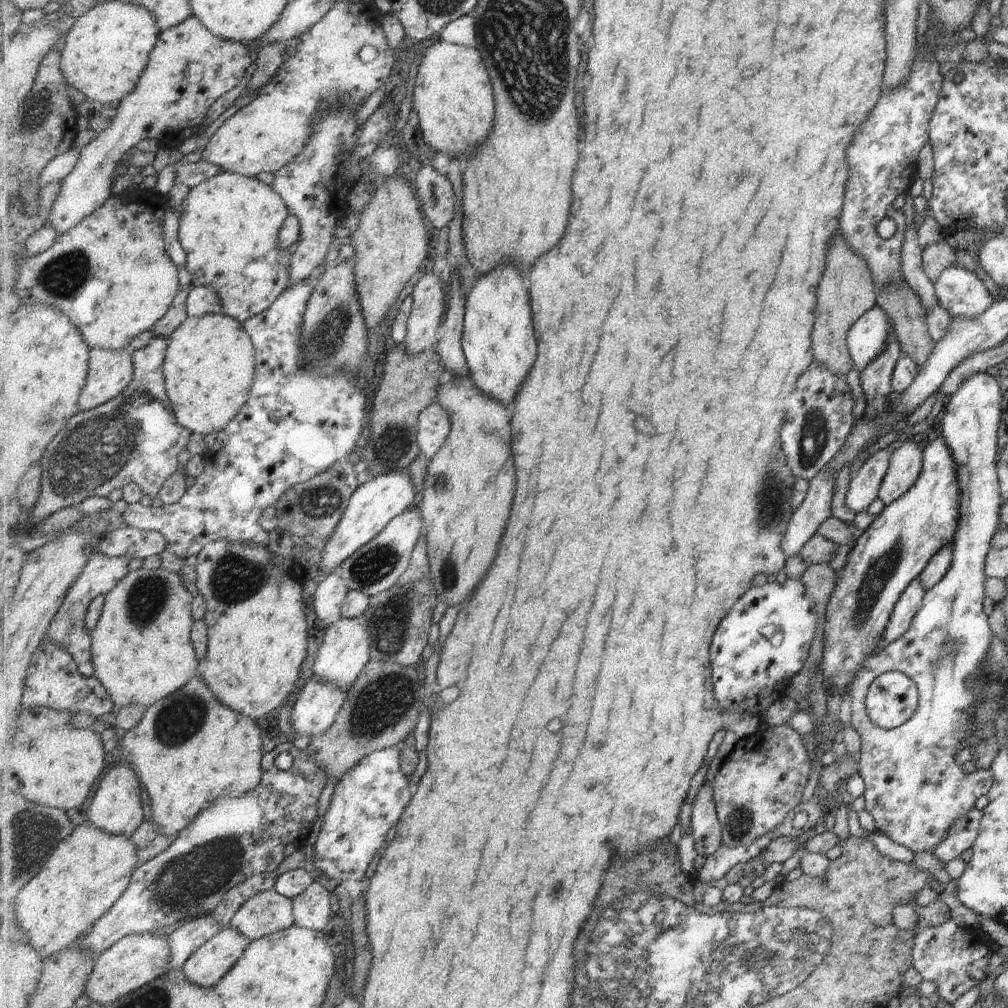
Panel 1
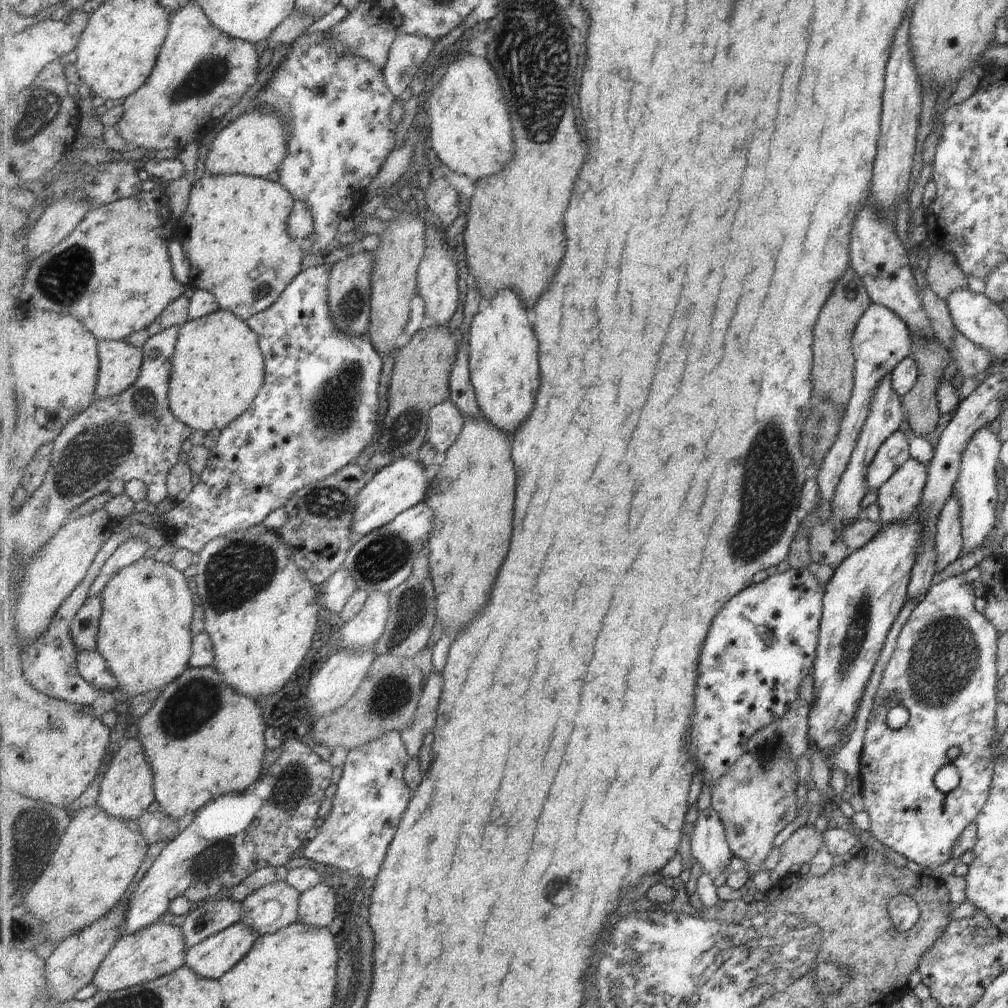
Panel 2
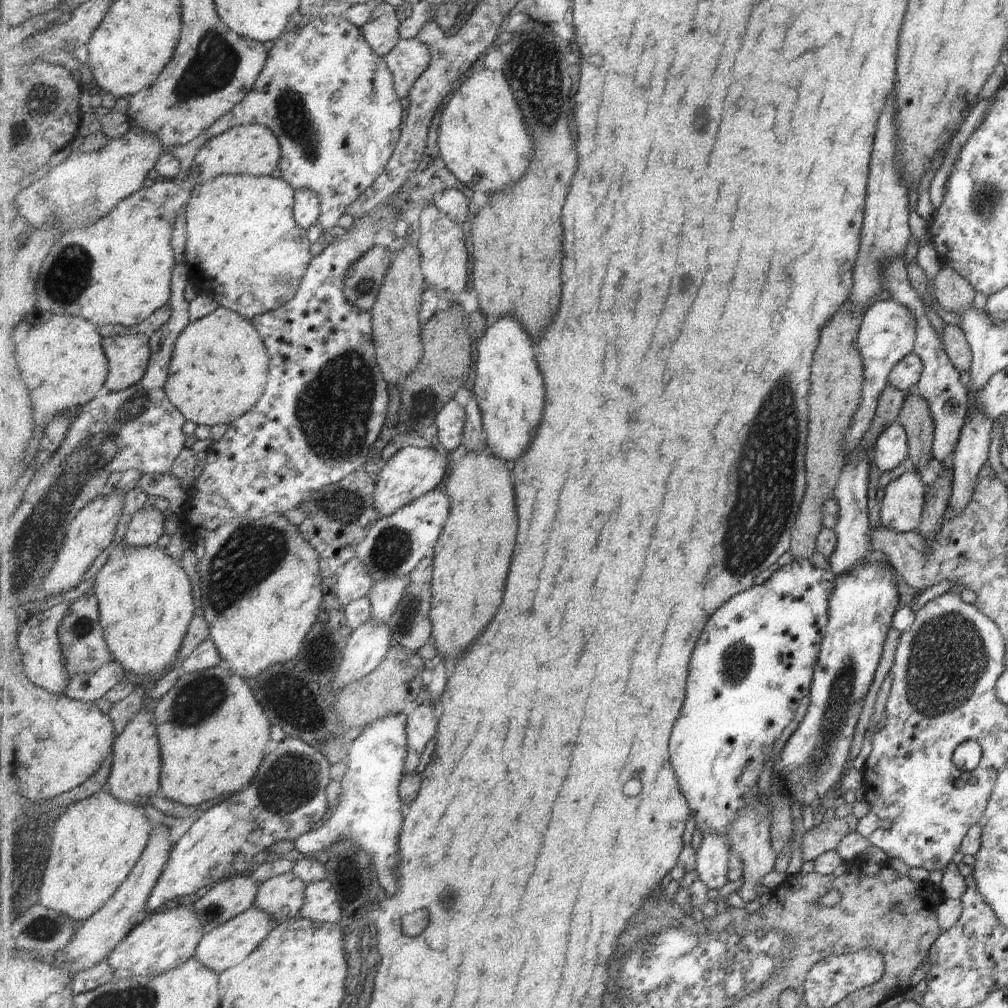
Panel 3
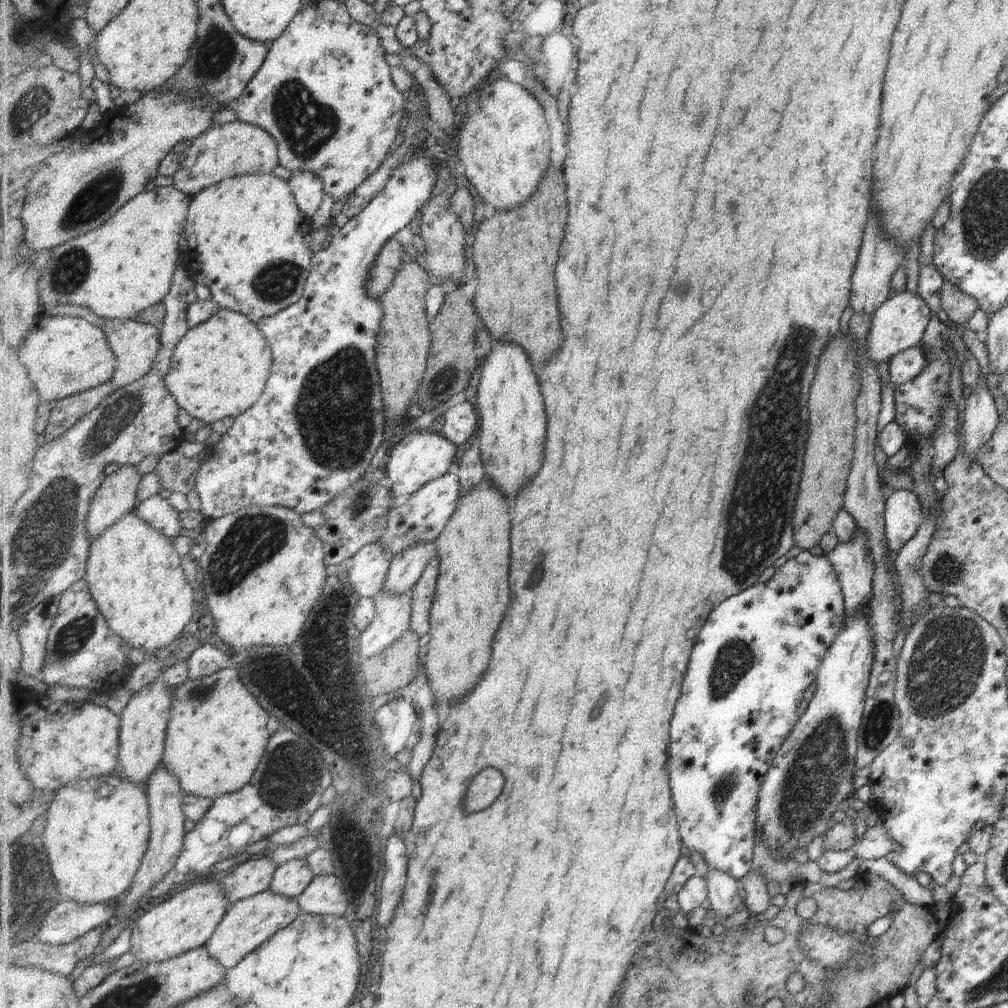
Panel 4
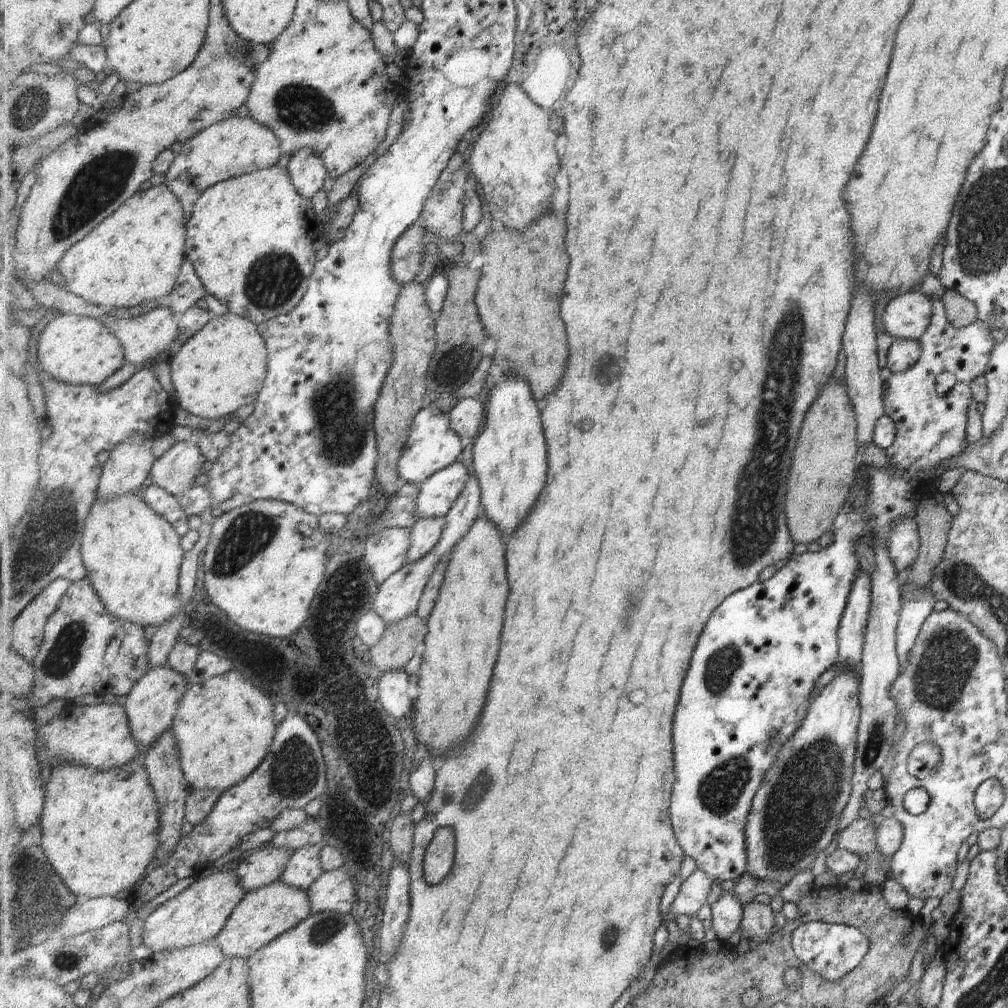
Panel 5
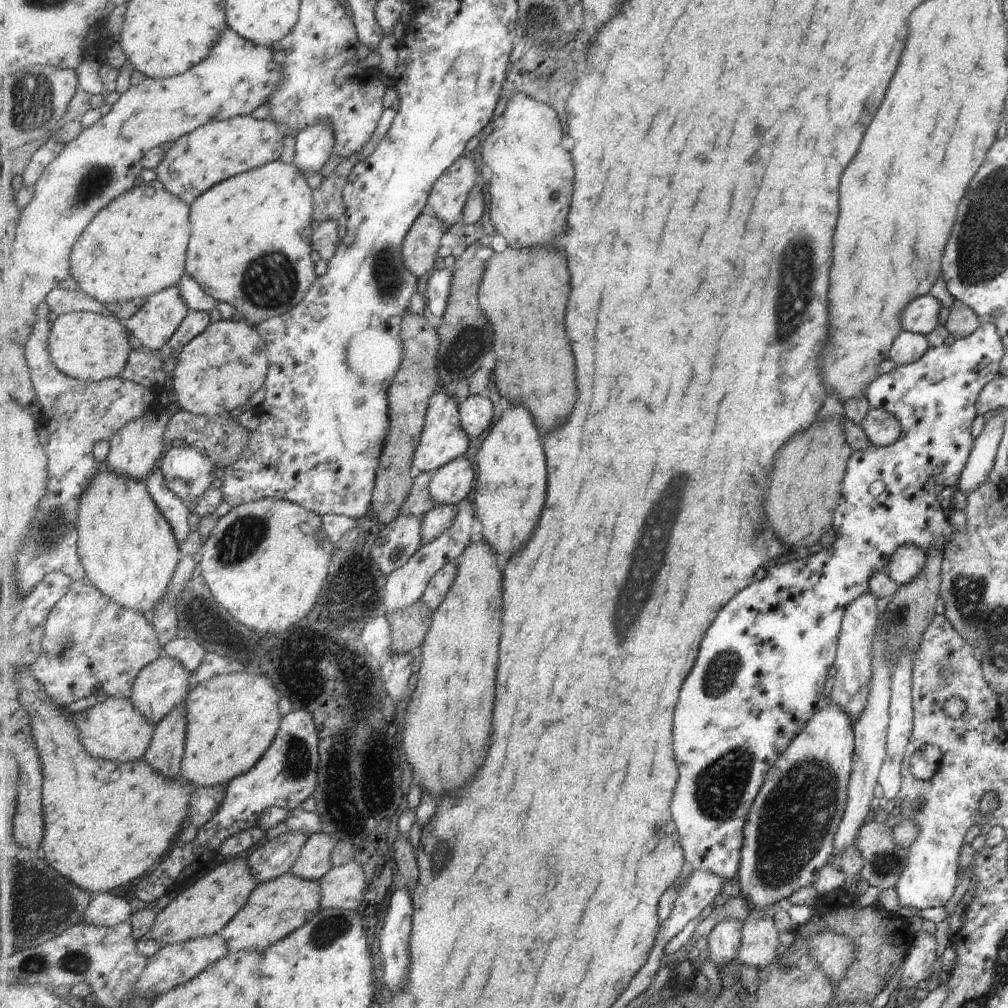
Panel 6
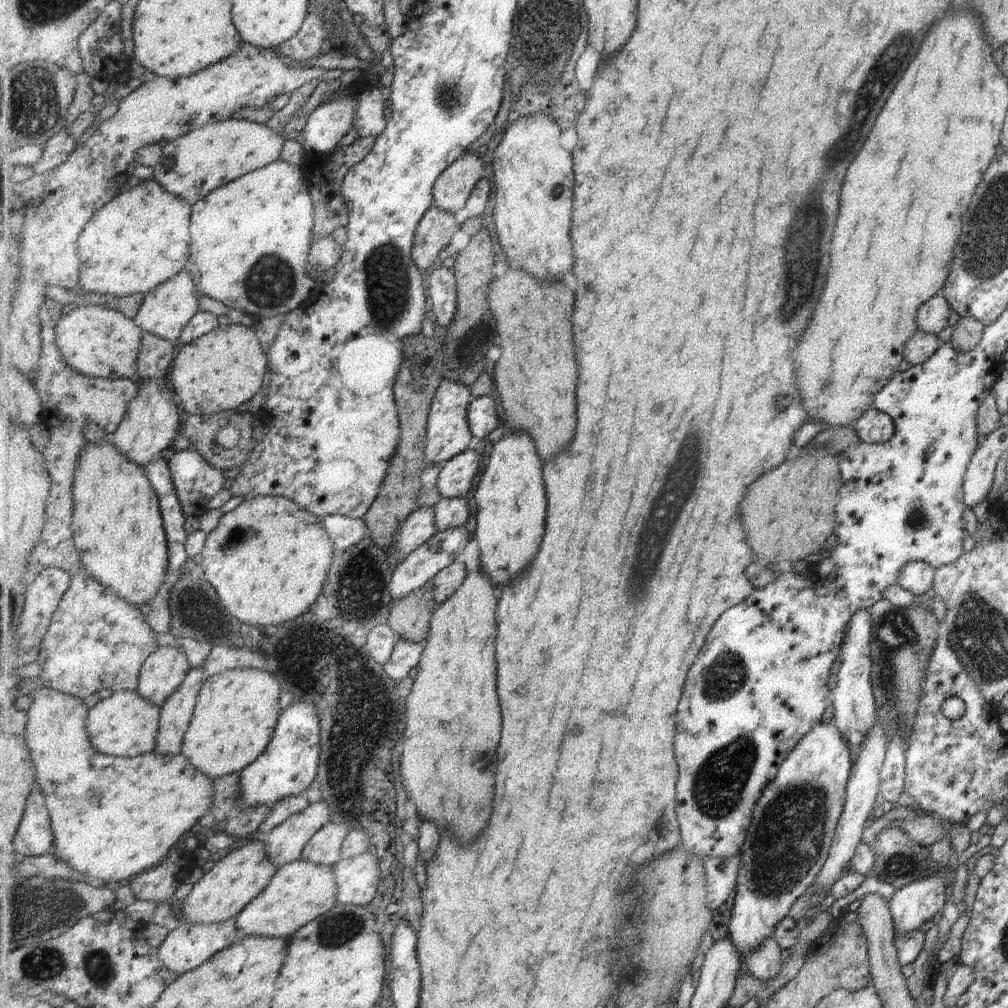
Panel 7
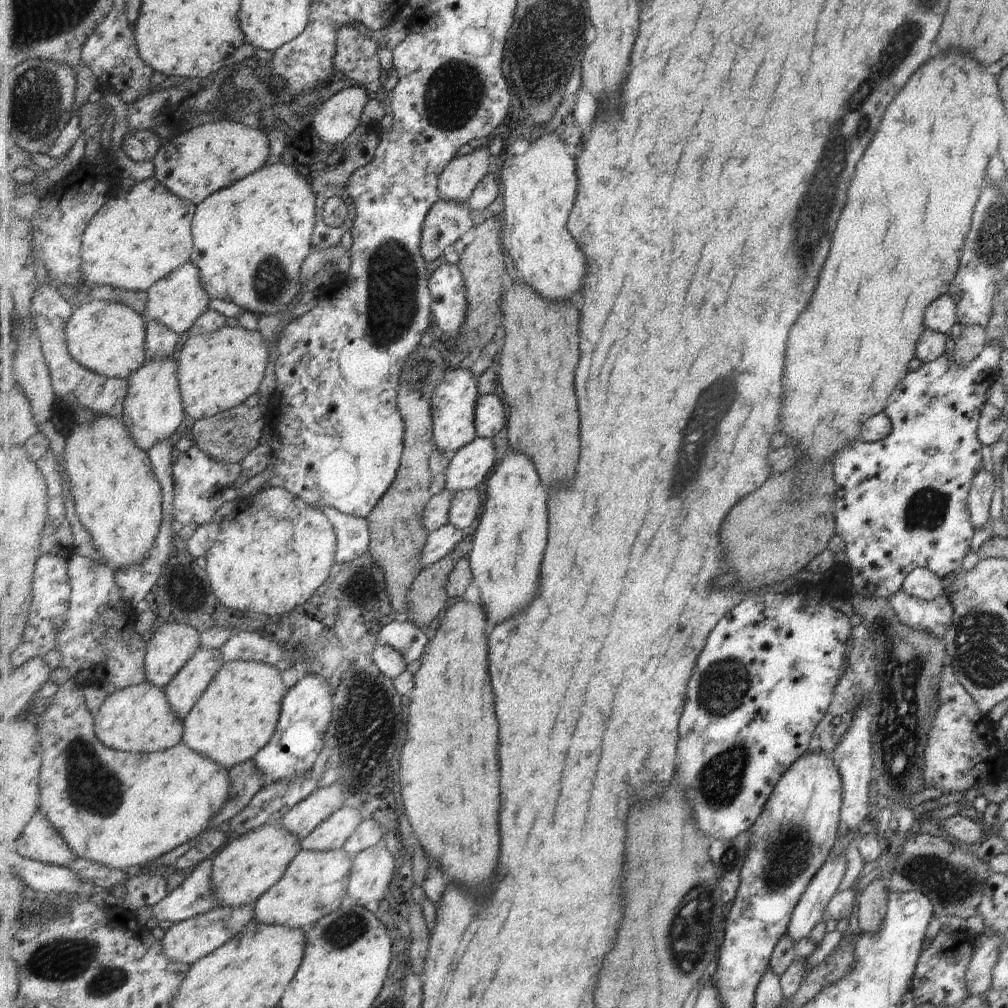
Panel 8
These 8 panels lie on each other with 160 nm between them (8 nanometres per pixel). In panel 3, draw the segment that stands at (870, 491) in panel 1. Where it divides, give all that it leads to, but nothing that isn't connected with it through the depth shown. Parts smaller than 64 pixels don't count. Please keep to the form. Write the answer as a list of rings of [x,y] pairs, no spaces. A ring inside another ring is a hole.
[[[892,422],[877,436],[872,457],[879,472],[889,472],[899,463],[907,460],[906,434],[903,428]]]

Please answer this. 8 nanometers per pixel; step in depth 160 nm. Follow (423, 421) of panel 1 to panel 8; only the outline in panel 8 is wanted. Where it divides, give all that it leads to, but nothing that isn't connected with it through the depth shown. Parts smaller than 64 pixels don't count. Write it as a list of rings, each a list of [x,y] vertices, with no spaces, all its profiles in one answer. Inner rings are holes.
[[[479,395],[476,408],[476,431],[478,436],[495,438],[507,426],[505,404],[496,395]]]

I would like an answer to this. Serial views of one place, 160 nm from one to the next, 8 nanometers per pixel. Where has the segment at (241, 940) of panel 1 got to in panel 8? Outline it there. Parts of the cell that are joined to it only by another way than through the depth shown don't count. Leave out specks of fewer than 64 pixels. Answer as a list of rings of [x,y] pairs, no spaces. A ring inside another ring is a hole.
[[[344,848],[329,849],[328,851],[310,851],[307,849],[299,851],[299,854],[295,856],[290,867],[286,870],[286,875],[270,891],[256,900],[254,904],[255,918],[268,925],[295,927],[304,931],[312,928],[324,916],[330,915],[341,908],[343,898],[348,895],[353,857]]]

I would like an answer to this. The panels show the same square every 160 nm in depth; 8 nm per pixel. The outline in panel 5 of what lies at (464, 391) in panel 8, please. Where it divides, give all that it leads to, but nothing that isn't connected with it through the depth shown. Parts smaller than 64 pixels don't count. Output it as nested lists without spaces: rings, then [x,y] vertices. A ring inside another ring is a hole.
[[[429,405],[423,407],[416,416],[414,426],[410,432],[410,439],[407,441],[407,448],[403,451],[403,456],[399,459],[398,469],[400,478],[404,483],[421,484],[437,471],[450,467],[461,458],[461,452],[465,446],[465,441],[454,431],[451,426],[451,419],[447,413],[435,412]]]

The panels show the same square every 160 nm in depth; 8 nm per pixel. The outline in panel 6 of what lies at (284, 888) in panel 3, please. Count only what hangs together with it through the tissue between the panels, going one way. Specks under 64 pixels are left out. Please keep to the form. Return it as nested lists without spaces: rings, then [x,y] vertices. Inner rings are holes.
[[[323,832],[310,835],[291,872],[307,880],[321,880],[334,867],[332,863],[332,852],[335,847],[335,842]]]

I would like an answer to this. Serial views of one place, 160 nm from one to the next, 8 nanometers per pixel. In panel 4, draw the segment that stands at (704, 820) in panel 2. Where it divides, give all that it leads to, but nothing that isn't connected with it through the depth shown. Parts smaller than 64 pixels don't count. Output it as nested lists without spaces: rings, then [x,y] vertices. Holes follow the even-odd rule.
[[[708,868],[709,872],[705,878],[708,882],[710,911],[717,914],[718,920],[733,916],[747,908],[744,899],[739,896],[741,883],[726,872]]]

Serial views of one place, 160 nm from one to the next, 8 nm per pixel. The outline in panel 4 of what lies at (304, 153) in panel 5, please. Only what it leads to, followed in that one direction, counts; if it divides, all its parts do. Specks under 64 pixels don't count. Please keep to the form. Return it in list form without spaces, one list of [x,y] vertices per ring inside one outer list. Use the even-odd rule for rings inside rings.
[[[303,169],[291,172],[289,181],[300,210],[310,218],[319,210],[325,196],[322,178],[313,171]]]

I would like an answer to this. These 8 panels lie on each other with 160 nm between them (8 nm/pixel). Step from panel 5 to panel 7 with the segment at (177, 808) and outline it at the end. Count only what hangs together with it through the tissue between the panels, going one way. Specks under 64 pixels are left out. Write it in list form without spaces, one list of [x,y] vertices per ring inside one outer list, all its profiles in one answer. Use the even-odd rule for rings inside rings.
[[[193,667],[186,674],[182,686],[162,704],[157,753],[176,755],[182,752],[182,744],[194,718],[200,692],[209,677],[203,667]]]

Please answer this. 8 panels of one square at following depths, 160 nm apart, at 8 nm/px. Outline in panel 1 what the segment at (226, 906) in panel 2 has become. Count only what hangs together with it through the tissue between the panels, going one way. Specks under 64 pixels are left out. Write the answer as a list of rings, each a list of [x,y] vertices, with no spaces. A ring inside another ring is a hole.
[[[213,913],[185,921],[170,935],[171,969],[182,969],[189,957],[206,942],[209,942],[224,926],[216,921]]]

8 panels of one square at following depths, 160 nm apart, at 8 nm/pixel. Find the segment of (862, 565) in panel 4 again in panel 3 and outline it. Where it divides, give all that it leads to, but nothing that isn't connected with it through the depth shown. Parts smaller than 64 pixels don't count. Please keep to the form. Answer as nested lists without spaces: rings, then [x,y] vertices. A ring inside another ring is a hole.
[[[859,449],[853,459],[847,458],[847,463],[842,468],[838,483],[834,486],[833,500],[837,505],[838,515],[833,531],[836,543],[833,552],[828,556],[829,571],[835,577],[845,575],[855,565],[862,561],[871,560],[874,553],[870,550],[870,526],[868,523],[868,508],[866,505],[866,492],[869,483],[869,472],[865,450]]]

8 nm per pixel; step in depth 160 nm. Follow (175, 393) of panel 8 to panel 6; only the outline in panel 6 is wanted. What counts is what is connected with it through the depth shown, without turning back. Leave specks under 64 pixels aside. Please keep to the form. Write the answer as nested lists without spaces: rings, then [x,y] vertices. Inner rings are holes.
[[[159,405],[147,411],[141,418],[121,427],[120,431],[109,440],[110,449],[104,466],[119,475],[146,481],[148,476],[159,467],[159,462],[167,449],[166,428],[171,419],[172,416],[167,414],[163,405]]]

